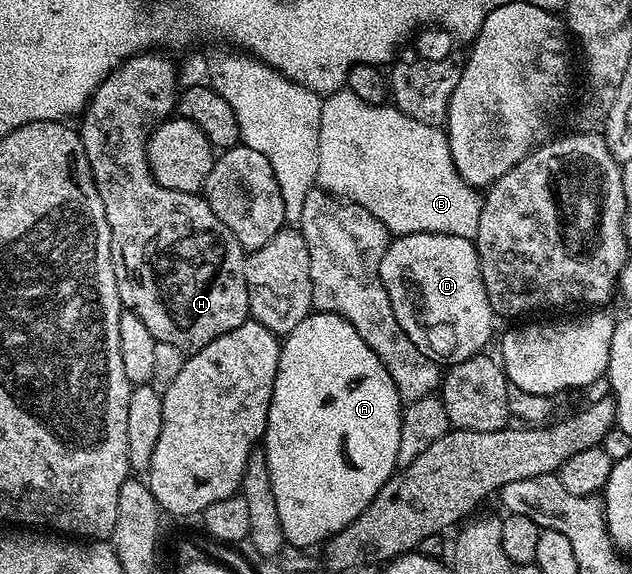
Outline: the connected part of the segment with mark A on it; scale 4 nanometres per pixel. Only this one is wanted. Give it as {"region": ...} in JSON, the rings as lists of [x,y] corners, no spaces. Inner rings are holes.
{"region":[[[312,312],[293,331],[283,339],[278,360],[278,372],[274,376],[274,392],[270,400],[268,413],[268,427],[264,430],[262,449],[266,456],[266,464],[270,468],[270,484],[274,484],[274,501],[278,504],[278,520],[282,520],[282,532],[291,545],[301,548],[312,548],[315,542],[327,543],[332,535],[346,528],[375,500],[378,492],[396,473],[398,467],[398,440],[400,439],[400,416],[402,413],[402,399],[390,372],[386,372],[386,364],[354,332],[354,324],[350,324],[337,314]]]}

